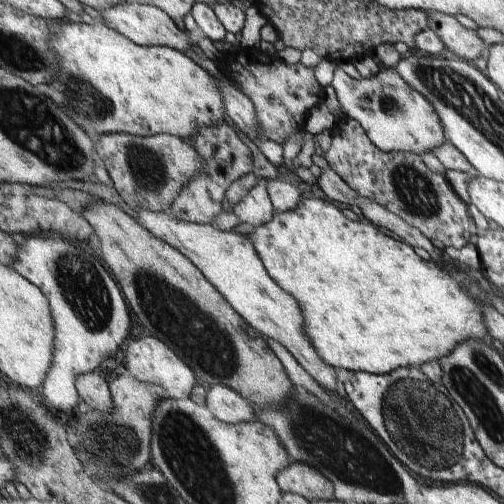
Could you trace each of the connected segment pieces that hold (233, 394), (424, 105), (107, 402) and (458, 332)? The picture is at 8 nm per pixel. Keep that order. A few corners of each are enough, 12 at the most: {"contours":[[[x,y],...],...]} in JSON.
{"contours":[[[226,384],[208,386],[223,422],[256,421],[251,401]],[[334,62],[345,117],[380,150],[448,143],[434,106],[400,74],[356,80]],[[100,372],[80,374],[82,399],[95,410],[114,412],[111,384]],[[326,198],[248,234],[334,368],[489,337],[446,272]]]}

